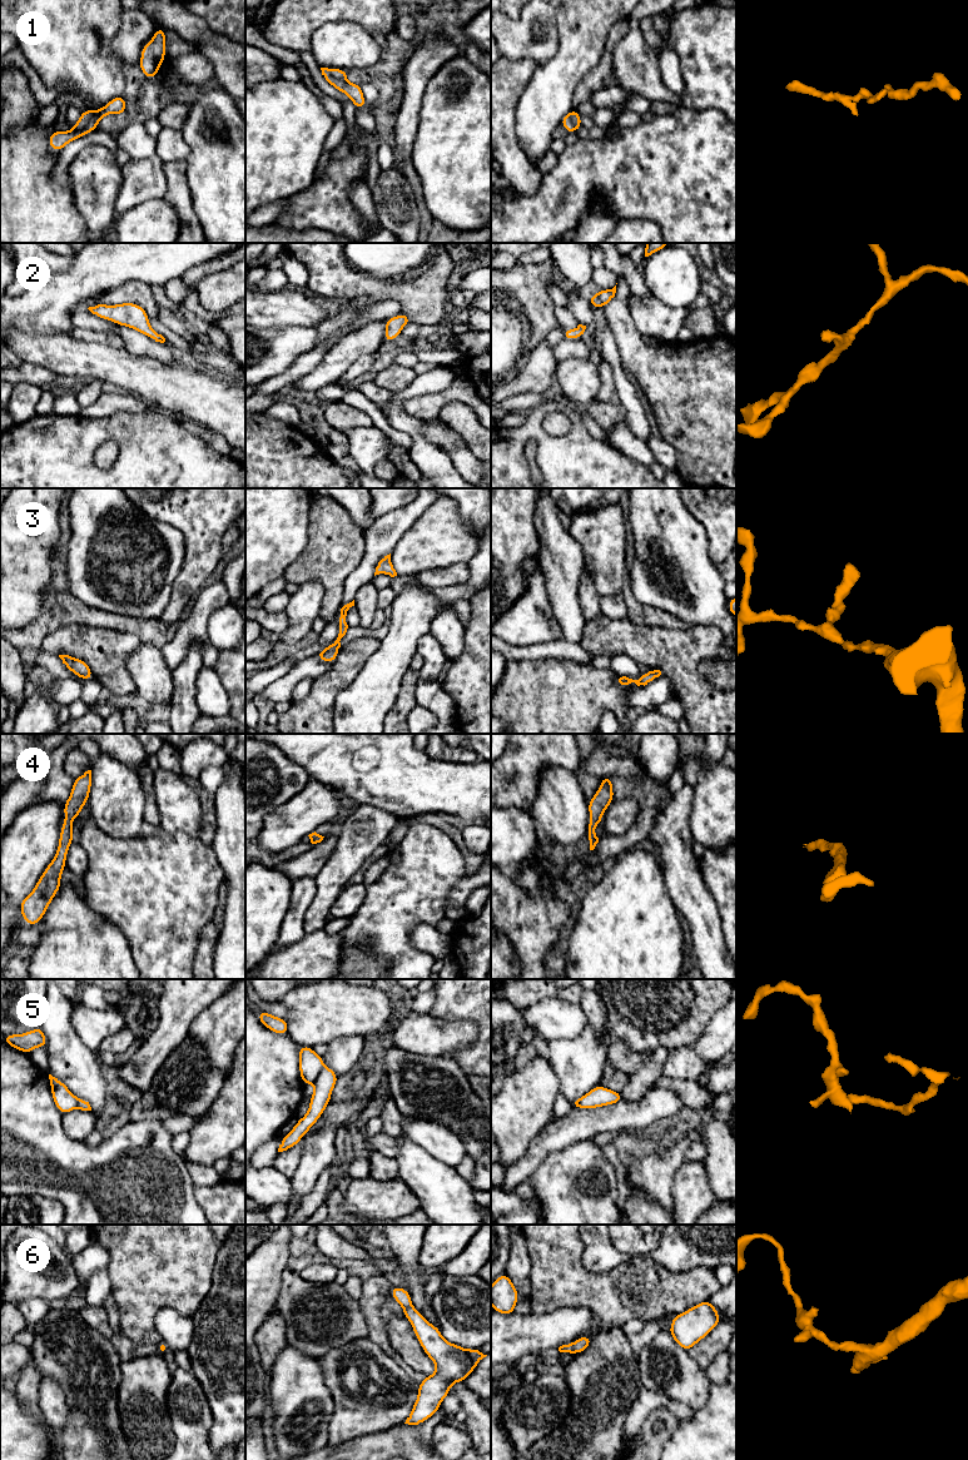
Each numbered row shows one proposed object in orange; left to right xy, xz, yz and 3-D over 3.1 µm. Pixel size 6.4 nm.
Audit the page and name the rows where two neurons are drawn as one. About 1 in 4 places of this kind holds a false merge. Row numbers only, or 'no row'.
5

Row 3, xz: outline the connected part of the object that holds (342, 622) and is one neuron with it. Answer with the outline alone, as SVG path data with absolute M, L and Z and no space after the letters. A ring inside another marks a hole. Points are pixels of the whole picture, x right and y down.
M354 600L347 605L344 605L342 609L341 609L341 615L338 617L338 627L339 627L339 634L338 634L338 637L337 640L331 644L328 647L326 647L324 650L319 651L316 656L322 660L322 661L326 661L326 662L334 662L334 660L337 659L337 655L338 655L338 650L341 647L341 639L346 635L347 632L347 629L348 629L348 625L347 625L347 620L346 620L346 616L347 616L347 611L354 606Z

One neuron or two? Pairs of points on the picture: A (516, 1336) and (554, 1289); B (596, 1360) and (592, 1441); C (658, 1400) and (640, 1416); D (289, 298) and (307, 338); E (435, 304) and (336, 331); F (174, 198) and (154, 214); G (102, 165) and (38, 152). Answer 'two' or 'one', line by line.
A: two
B: one
C: one
D: two
E: two
F: two
G: two

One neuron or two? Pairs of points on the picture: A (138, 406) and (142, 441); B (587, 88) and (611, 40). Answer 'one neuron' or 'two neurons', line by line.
A: two neurons
B: one neuron

